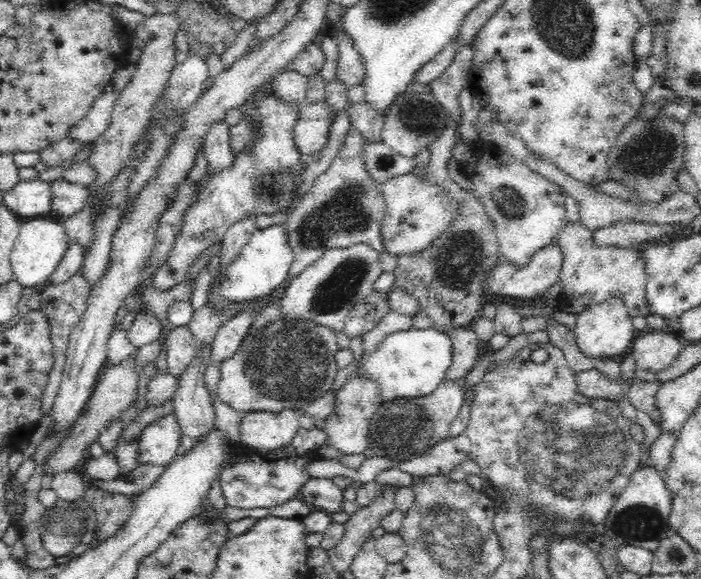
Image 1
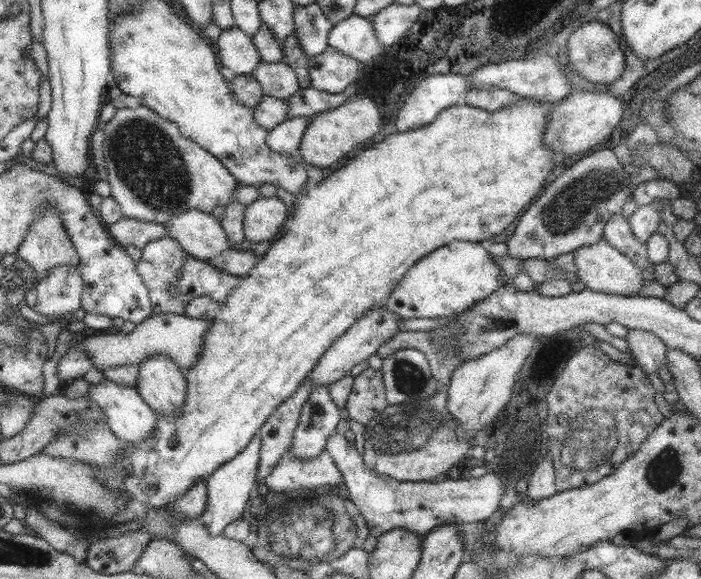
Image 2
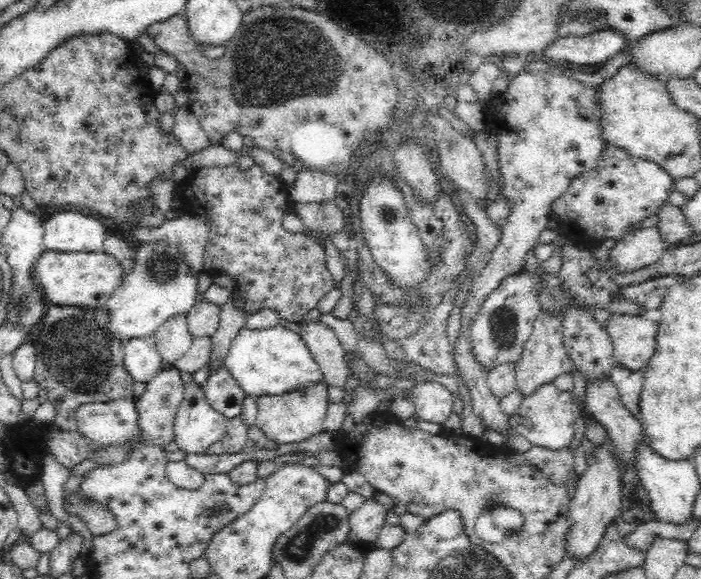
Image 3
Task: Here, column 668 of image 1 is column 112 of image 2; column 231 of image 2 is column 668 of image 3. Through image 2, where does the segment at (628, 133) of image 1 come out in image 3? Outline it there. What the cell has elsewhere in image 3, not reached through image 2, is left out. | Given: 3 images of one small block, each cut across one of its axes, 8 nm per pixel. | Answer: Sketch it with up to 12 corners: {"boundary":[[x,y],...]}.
{"boundary":[[605,144],[551,207],[588,238],[619,239],[674,180]]}

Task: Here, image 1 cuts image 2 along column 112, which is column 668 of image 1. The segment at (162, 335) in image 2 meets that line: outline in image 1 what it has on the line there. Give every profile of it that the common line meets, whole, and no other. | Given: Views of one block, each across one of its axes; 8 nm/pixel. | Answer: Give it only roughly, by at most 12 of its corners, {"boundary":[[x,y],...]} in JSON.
{"boundary":[[671,329],[635,337],[629,354],[637,369],[656,374],[683,348]]}

